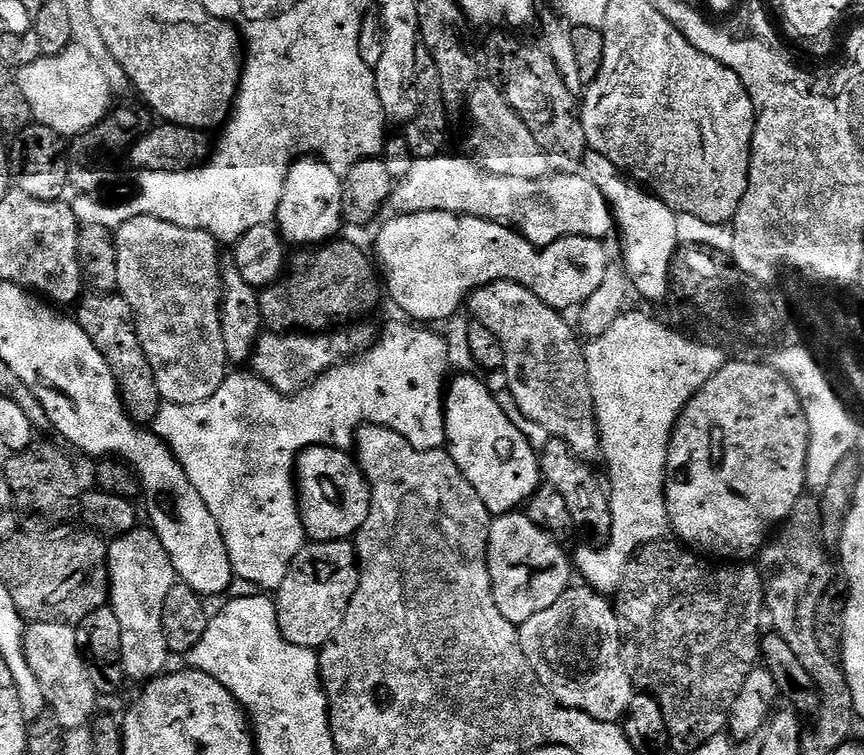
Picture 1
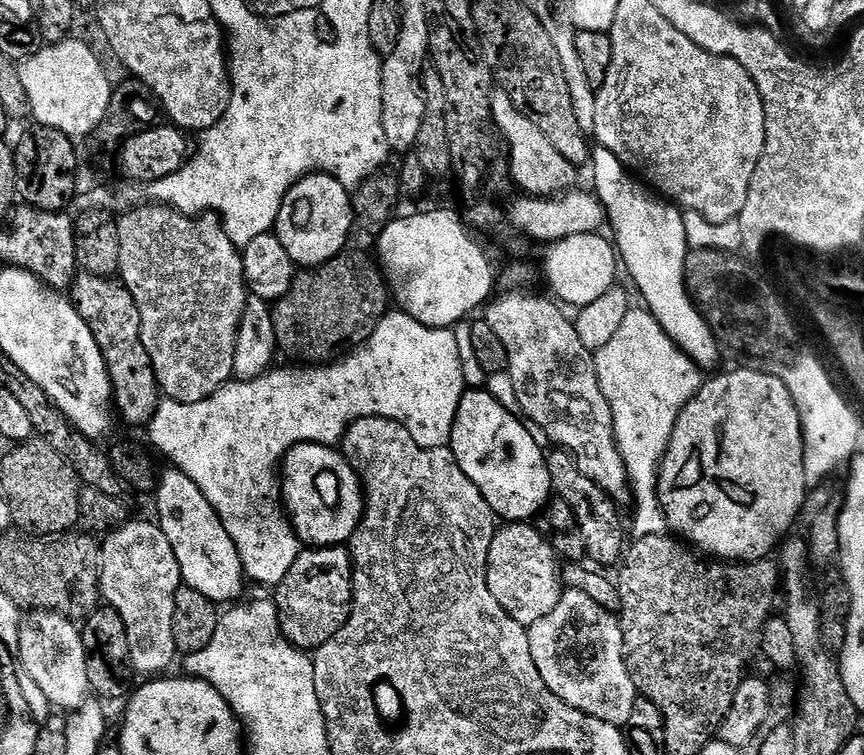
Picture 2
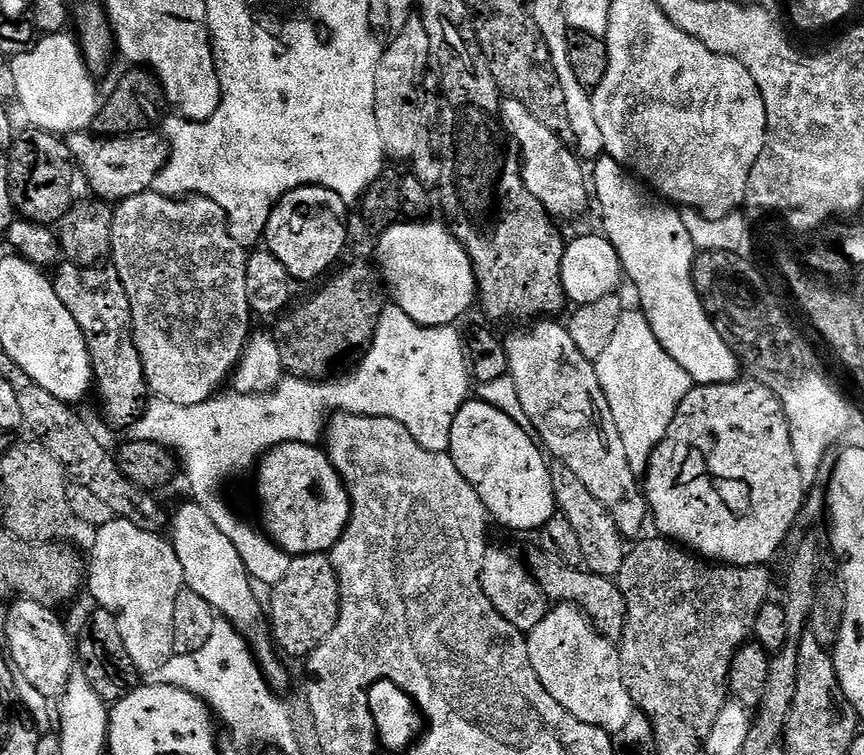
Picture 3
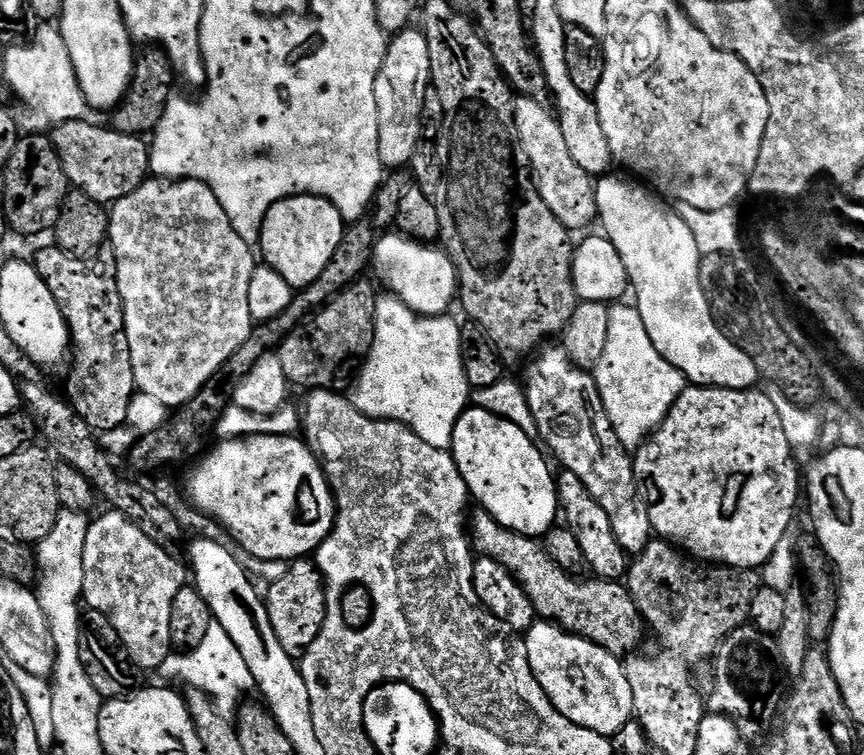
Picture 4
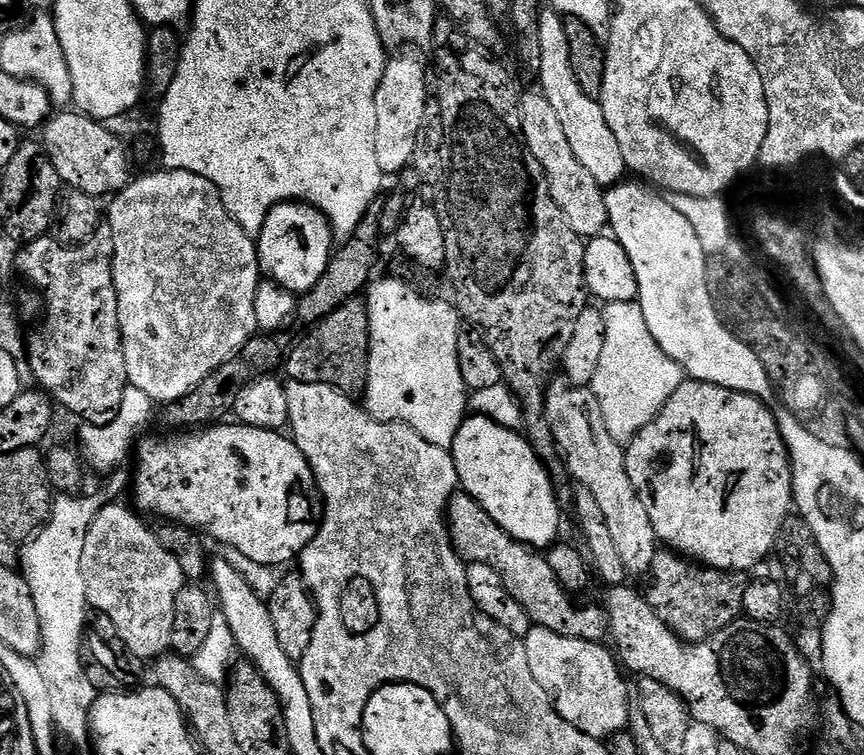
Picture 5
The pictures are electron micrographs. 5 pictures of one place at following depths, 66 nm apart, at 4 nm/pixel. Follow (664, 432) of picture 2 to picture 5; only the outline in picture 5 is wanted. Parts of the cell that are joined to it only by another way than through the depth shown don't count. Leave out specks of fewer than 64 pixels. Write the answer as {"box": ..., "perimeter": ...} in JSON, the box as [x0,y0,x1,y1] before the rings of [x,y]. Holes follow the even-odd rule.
{"box":[591,303,686,446],"perimeter":[[[639,303],[604,304],[602,311],[605,346],[591,390],[598,398],[598,406],[602,406],[602,418],[606,418],[610,438],[626,446],[666,406],[678,386],[684,383],[686,373],[660,349],[658,342],[654,342],[650,326],[646,326],[646,314],[642,314]]]}

